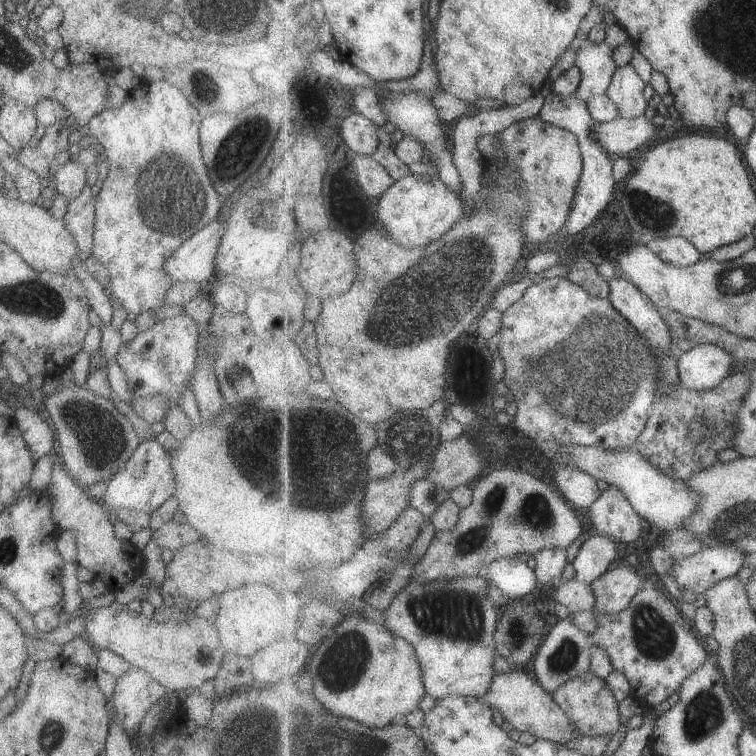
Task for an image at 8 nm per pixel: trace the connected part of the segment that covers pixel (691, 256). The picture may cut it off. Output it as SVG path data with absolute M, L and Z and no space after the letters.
M685 237L650 239L647 245L661 257L661 260L679 268L691 266L703 257L702 252Z

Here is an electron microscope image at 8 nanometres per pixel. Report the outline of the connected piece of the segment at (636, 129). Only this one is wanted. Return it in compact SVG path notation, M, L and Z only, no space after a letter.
M617 117L609 122L597 122L593 128L595 138L605 146L605 150L614 157L629 154L641 146L645 146L657 133L653 120Z

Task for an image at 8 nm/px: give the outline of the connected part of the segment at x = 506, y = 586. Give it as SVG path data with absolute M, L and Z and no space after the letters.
M514 557L498 559L486 572L486 578L491 578L507 596L518 600L529 599L535 587L541 587L535 569Z

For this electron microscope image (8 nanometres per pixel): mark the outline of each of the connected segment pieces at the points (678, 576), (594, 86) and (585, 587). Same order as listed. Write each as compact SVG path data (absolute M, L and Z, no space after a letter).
M733 546L705 547L689 558L675 561L673 574L681 589L703 595L721 580L735 576L745 564L746 555L747 552Z
M590 38L576 51L574 64L579 66L583 76L576 96L586 103L591 98L606 94L618 67L613 60L613 48L607 42L595 44Z
M573 577L555 591L556 602L566 606L570 612L594 610L596 596L592 584L581 582Z

